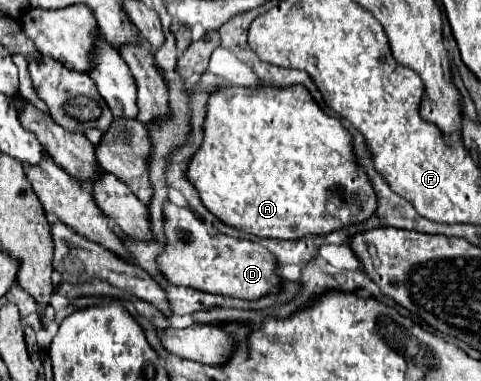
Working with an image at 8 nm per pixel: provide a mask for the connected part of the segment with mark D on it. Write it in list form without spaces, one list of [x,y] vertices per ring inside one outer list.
[[[173,202],[163,204],[163,216],[167,244],[157,256],[157,266],[171,284],[249,300],[277,292],[281,278],[275,274],[277,260],[269,250],[245,238],[233,238],[219,232],[211,236],[209,226],[203,220],[197,220],[191,210],[175,206]]]

